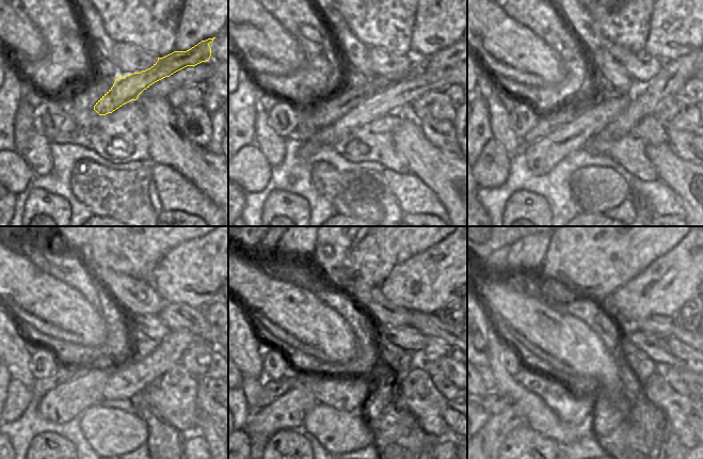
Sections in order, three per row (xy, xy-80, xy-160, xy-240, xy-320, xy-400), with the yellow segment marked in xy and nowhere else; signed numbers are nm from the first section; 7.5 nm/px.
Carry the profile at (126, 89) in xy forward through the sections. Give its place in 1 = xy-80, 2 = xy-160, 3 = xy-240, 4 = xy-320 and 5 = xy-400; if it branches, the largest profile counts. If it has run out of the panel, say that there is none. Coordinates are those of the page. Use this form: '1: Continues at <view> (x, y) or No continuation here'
1: Continues at xy-80 (338, 103)
2: Continues at xy-160 (566, 112)
3: Continues at xy-240 (64, 372)
4: Continues at xy-320 (271, 390)
5: Continues at xy-400 (493, 402)

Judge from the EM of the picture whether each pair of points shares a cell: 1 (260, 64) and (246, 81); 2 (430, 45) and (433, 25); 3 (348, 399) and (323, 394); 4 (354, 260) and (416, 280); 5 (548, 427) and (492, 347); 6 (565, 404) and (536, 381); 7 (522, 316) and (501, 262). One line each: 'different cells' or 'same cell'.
1: different cells
2: same cell
3: same cell
4: different cells
5: same cell
6: same cell
7: different cells

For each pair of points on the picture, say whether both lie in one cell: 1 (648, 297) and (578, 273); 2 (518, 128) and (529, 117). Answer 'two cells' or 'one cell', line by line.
1: two cells
2: one cell

